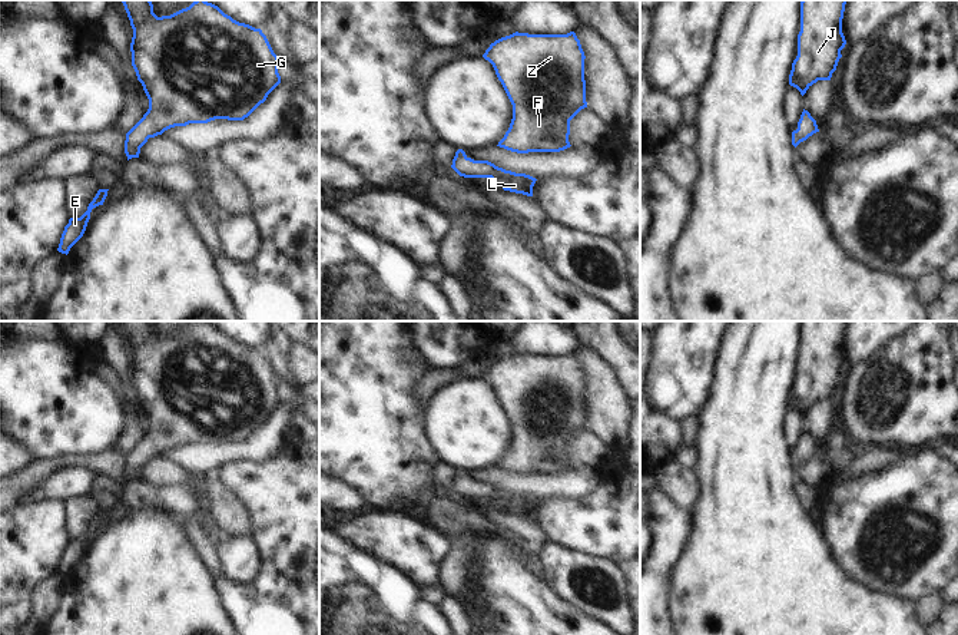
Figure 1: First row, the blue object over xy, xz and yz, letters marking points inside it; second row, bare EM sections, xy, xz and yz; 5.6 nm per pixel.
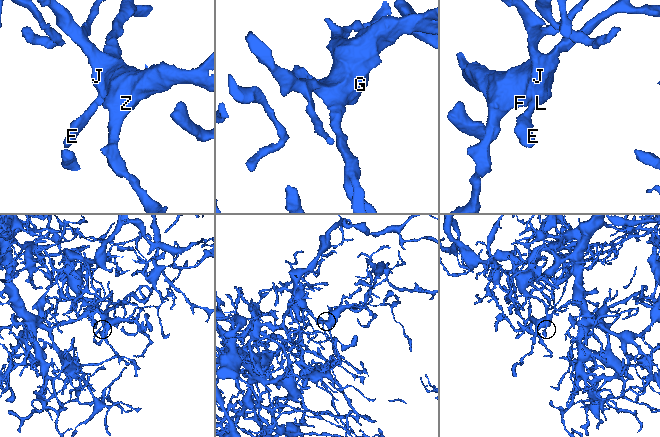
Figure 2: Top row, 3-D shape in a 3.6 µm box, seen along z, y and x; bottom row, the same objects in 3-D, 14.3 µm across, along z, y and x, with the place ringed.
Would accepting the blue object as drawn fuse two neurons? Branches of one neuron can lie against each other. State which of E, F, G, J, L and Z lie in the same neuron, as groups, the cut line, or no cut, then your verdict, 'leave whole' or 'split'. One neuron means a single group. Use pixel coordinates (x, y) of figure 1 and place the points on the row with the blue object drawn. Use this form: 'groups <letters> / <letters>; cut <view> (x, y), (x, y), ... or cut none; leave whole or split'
groups E F G J L Z; cut none; leave whole

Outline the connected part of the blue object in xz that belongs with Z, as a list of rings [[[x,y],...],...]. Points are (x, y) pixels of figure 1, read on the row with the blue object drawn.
[[[516,32],[491,43],[483,57],[493,65],[495,75],[513,105],[510,128],[497,146],[517,153],[560,152],[570,148],[570,120],[581,109],[587,108],[584,80],[586,56],[576,33],[528,34]]]

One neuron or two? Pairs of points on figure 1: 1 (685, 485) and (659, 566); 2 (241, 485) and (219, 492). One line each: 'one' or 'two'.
1: two
2: two

